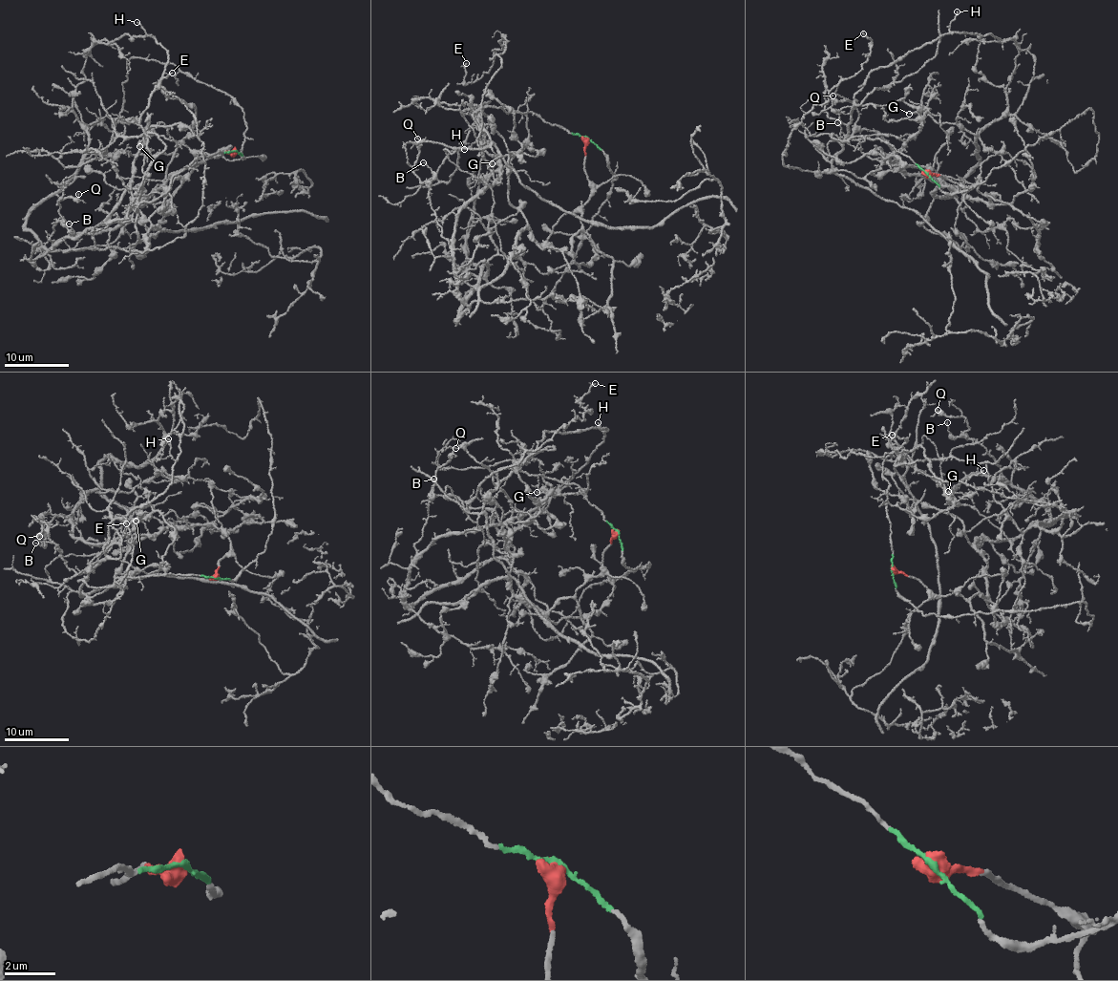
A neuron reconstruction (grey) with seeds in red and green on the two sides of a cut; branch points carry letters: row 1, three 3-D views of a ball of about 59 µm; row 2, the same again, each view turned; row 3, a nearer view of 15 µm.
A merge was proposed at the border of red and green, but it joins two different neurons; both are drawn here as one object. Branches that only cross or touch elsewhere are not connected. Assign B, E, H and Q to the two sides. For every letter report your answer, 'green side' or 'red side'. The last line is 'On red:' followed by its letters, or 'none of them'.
B: red side
E: green side
H: green side
Q: red side
On red: B, Q

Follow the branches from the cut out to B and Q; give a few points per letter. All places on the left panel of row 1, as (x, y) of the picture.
B: (236, 151), (198, 155), (117, 224), (40, 250), (52, 245), (56, 220), (70, 232), (69, 224)
Q: (236, 151), (198, 155), (117, 224), (40, 250), (63, 220), (58, 202), (78, 193)

